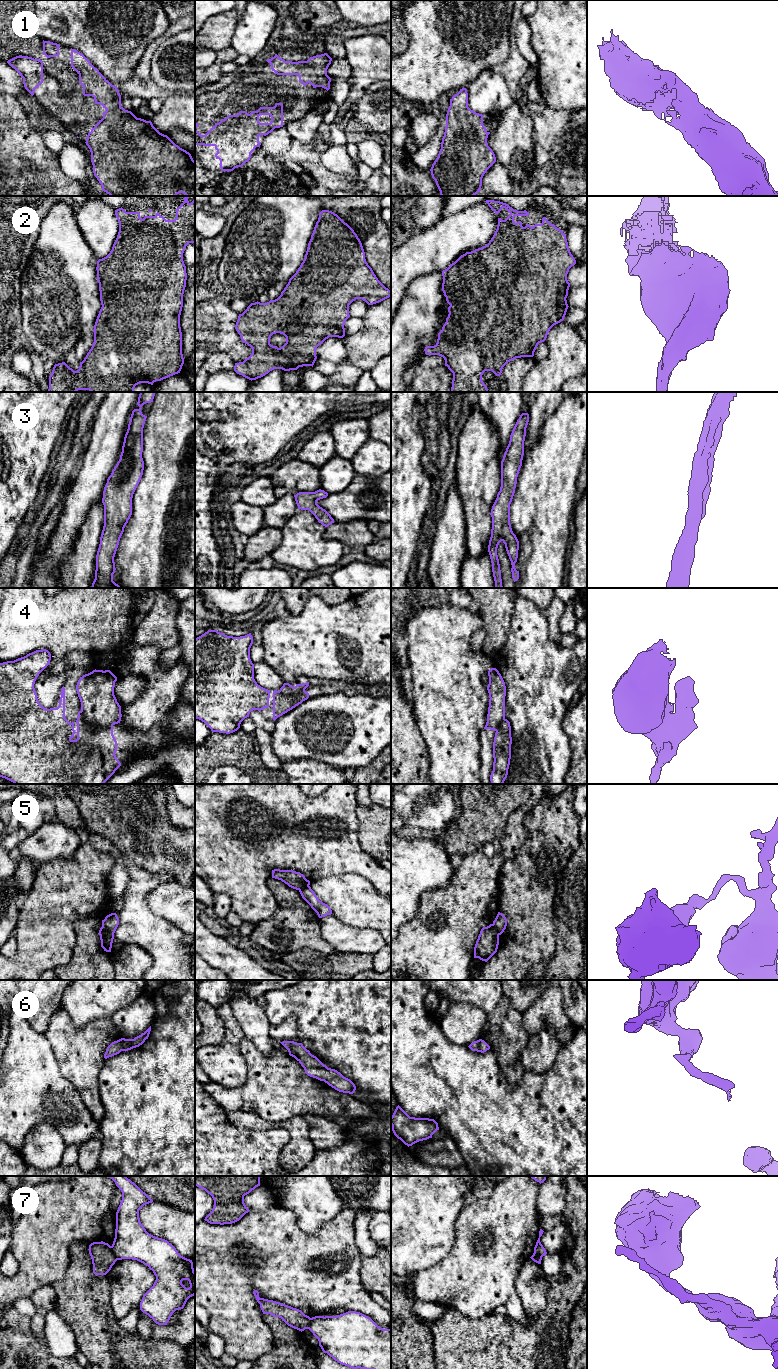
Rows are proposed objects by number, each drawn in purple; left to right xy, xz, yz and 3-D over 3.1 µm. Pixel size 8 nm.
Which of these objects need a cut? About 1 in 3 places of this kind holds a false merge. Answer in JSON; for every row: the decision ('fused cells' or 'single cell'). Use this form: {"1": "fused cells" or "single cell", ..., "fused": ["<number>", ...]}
{"1": "single cell", "2": "single cell", "3": "single cell", "4": "fused cells", "5": "fused cells", "6": "single cell", "7": "fused cells", "fused": ["4", "5", "7"]}

